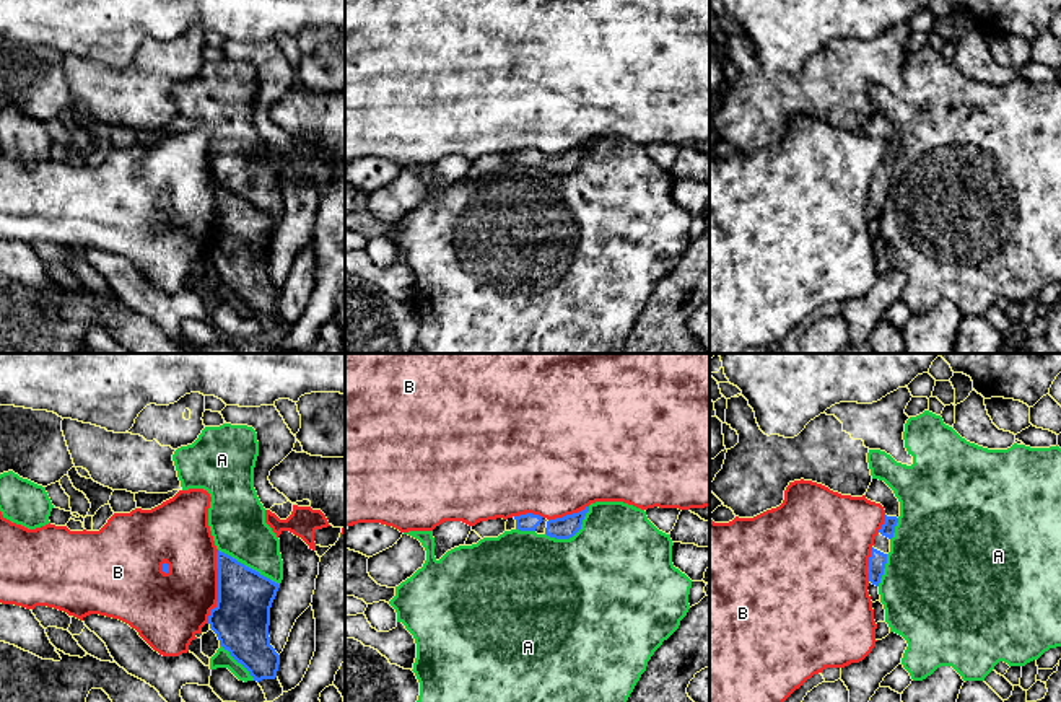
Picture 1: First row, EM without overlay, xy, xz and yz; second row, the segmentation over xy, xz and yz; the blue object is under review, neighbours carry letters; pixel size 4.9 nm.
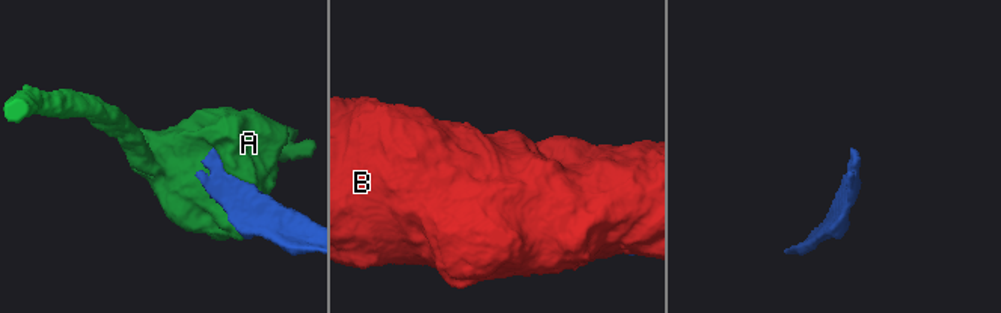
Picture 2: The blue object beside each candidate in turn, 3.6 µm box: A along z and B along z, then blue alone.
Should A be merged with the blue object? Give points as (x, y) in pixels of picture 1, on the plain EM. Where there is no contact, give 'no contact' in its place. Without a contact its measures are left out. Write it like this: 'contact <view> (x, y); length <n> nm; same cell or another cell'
contact xy (248, 202); length 360 nm; another cell

